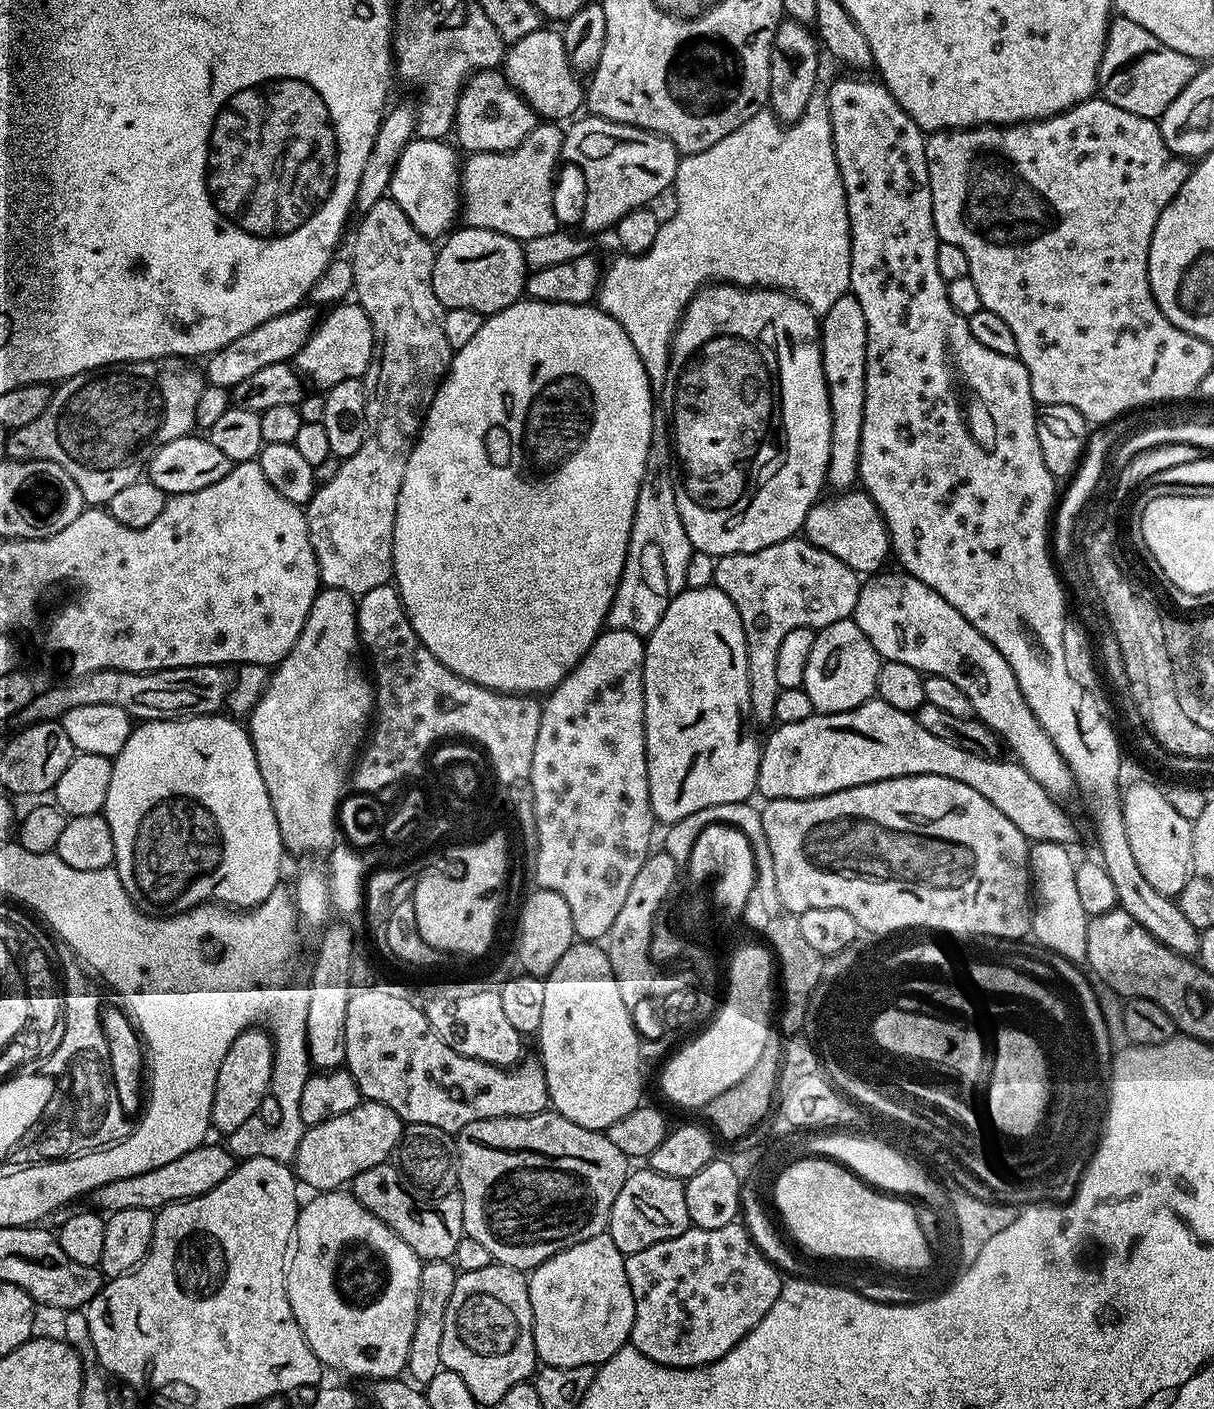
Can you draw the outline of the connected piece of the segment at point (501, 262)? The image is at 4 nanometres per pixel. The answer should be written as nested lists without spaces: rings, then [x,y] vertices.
[[[460,226],[441,244],[444,245],[439,245],[436,254],[432,285],[445,309],[465,308],[491,314],[509,308],[525,295],[526,265],[521,241],[494,230]]]

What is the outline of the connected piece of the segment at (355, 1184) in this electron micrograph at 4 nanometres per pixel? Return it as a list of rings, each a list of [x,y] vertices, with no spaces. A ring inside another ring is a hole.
[[[385,1162],[378,1166],[370,1166],[370,1170],[362,1170],[362,1174],[358,1174],[350,1181],[350,1191],[355,1200],[366,1206],[366,1210],[370,1210],[370,1214],[374,1214],[379,1220],[388,1224],[390,1230],[394,1230],[394,1234],[398,1234],[398,1238],[402,1238],[402,1242],[406,1242],[406,1246],[410,1246],[410,1250],[414,1250],[414,1254],[420,1256],[421,1261],[451,1260],[454,1250],[458,1250],[458,1242],[465,1236],[462,1198],[459,1191],[421,1194],[395,1163]]]

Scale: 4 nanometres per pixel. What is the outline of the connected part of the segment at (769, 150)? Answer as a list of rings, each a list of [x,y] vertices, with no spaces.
[[[816,96],[810,97],[805,104],[805,111],[797,116],[794,122],[784,123],[771,110],[761,110],[754,114],[738,130],[726,134],[720,142],[714,142],[701,152],[687,153],[681,159],[676,171],[676,213],[669,220],[665,219],[660,225],[658,236],[654,238],[648,251],[639,254],[620,254],[620,257],[612,265],[603,269],[598,289],[599,307],[608,311],[611,316],[626,330],[630,342],[634,342],[634,350],[642,358],[642,366],[648,375],[648,381],[653,389],[660,390],[664,387],[666,370],[668,369],[668,353],[672,347],[672,337],[676,335],[676,325],[684,316],[689,302],[695,298],[701,288],[711,285],[713,282],[722,284],[734,284],[741,288],[774,288],[777,292],[791,292],[804,304],[810,306],[810,310],[817,314],[823,314],[838,302],[838,298],[849,295],[852,283],[850,282],[850,270],[848,269],[848,257],[850,255],[850,233],[848,231],[848,207],[846,198],[842,195],[840,187],[840,171],[838,162],[832,154],[832,123],[830,122],[830,110],[823,99]]]

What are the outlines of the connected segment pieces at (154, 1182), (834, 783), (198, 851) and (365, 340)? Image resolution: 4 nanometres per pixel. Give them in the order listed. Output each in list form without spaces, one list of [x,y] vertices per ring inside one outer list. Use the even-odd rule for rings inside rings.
[[[205,1142],[200,1147],[190,1150],[190,1154],[182,1154],[182,1158],[176,1158],[166,1166],[158,1166],[158,1170],[148,1170],[146,1174],[136,1174],[134,1178],[120,1178],[118,1182],[106,1182],[106,1186],[90,1194],[90,1200],[97,1204],[93,1204],[97,1209],[111,1214],[131,1208],[159,1210],[165,1208],[167,1204],[198,1198],[214,1190],[214,1186],[218,1186],[218,1182],[226,1179],[236,1169],[238,1163],[237,1157],[232,1157],[226,1149],[212,1143]]]
[[[873,698],[862,706],[845,712],[821,712],[806,718],[806,722],[790,722],[773,727],[768,740],[763,741],[760,753],[760,770],[756,792],[769,800],[809,800],[826,794],[834,794],[838,790],[846,790],[854,786],[862,786],[870,782],[882,782],[890,778],[903,776],[941,776],[954,778],[958,782],[966,782],[973,790],[978,790],[986,802],[994,802],[1018,830],[1030,842],[1045,840],[1058,842],[1062,845],[1069,843],[1072,836],[1072,820],[1059,808],[1057,797],[1050,795],[1034,778],[1030,778],[1027,770],[1011,759],[1000,760],[983,756],[970,750],[962,750],[954,742],[946,742],[946,738],[934,738],[934,734],[922,730],[918,726],[915,715],[903,712],[890,706],[885,700]]]
[[[227,715],[187,716],[185,720],[145,720],[137,723],[135,727],[133,727],[131,734],[126,738],[126,746],[122,746],[120,753],[112,760],[110,790],[106,790],[106,802],[102,809],[102,815],[106,818],[106,822],[110,826],[110,834],[114,834],[114,854],[116,855],[114,867],[118,878],[122,882],[122,886],[126,890],[128,897],[135,900],[141,909],[147,910],[149,913],[159,914],[161,916],[177,916],[179,912],[188,912],[192,908],[198,908],[201,904],[209,902],[219,902],[221,905],[227,906],[232,910],[251,910],[257,908],[266,898],[270,898],[273,887],[281,883],[280,867],[284,864],[286,849],[280,837],[280,831],[278,830],[278,818],[272,809],[272,799],[266,790],[266,782],[262,782],[262,770],[258,770],[258,758],[256,757],[256,751],[252,745],[252,737],[248,735],[247,727],[245,727],[243,723],[229,718]]]
[[[340,302],[325,312],[328,313],[319,317],[316,327],[308,335],[307,342],[296,351],[294,357],[295,371],[301,377],[309,376],[320,390],[330,389],[338,382],[361,379],[370,366],[374,350],[372,323],[359,303]]]

